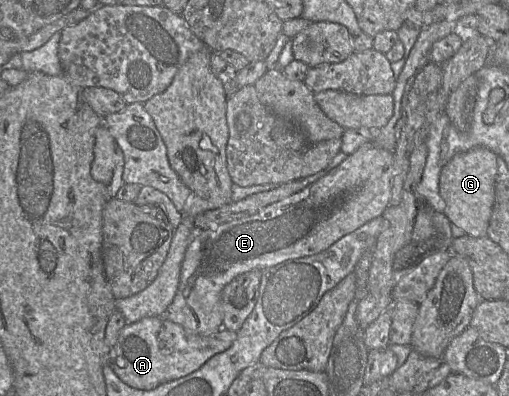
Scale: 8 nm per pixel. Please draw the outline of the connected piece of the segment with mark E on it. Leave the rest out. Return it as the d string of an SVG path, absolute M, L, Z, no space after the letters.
M371 140L300 192L272 203L252 216L220 224L216 228L200 232L186 249L181 266L179 286L164 317L181 325L187 331L202 336L219 331L223 328L221 292L229 282L238 275L254 269L263 270L290 259L320 253L343 236L355 231L370 220L382 216L391 202L394 169L394 151L383 149Z

